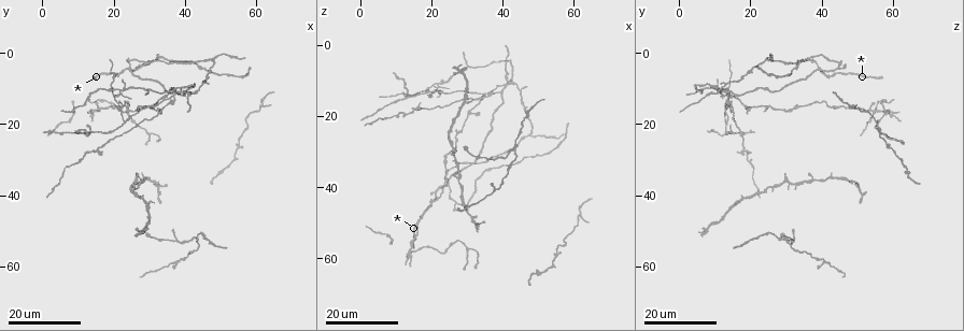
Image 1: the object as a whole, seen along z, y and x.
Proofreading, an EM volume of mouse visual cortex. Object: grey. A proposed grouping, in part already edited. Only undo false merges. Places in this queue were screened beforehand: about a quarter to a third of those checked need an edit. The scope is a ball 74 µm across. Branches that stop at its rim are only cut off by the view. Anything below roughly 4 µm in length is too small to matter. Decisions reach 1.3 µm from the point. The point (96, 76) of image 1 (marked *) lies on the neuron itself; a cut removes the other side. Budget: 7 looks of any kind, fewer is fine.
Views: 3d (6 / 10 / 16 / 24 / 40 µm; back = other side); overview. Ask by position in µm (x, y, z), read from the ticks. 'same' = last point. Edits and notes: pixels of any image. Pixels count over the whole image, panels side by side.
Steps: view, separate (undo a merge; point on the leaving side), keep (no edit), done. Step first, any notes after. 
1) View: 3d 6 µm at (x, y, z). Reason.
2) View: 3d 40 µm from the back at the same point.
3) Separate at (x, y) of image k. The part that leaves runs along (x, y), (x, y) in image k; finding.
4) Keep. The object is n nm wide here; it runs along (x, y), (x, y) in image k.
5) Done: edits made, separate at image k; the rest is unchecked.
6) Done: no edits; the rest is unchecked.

View: 3d 24 µm at (26.5, 36.5, 31.5). Small branch off a trunk.

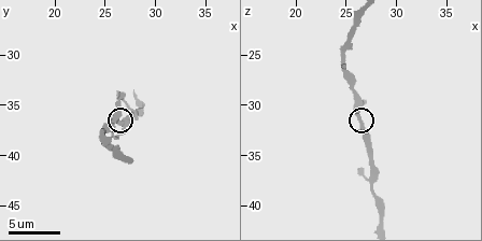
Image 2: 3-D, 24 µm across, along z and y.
View: 3d 6 µm at (26.2, 36.6, 31.0).

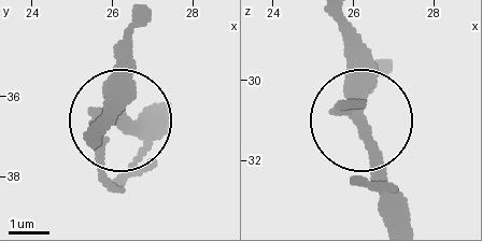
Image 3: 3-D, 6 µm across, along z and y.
Keep. Continuous, no second neuron.

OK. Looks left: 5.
View: 3d 10 µm at (24.6, 38.0, 24.6).

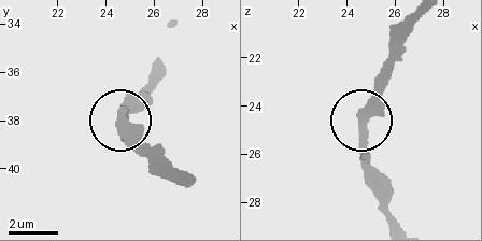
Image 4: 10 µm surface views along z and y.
Keep. All the same neuron.

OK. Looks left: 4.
View: 3d 24 µm at (42.0, 11.5, 10.5). A fork.

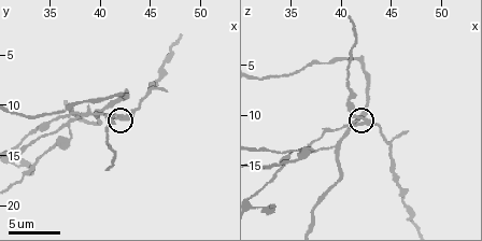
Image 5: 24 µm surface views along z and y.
View: 3d 10 µm at (42.4, 11.2, 10.2). Zoom in.

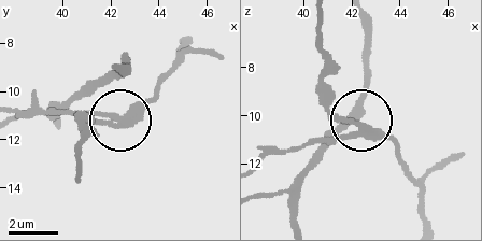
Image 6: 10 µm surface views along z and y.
Separate at (331, 141) of image 6. The object is 250 nm wide here; two neurons meet here.

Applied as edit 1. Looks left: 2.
Done: edits made, separate at image 6; the rest is unchecked.

